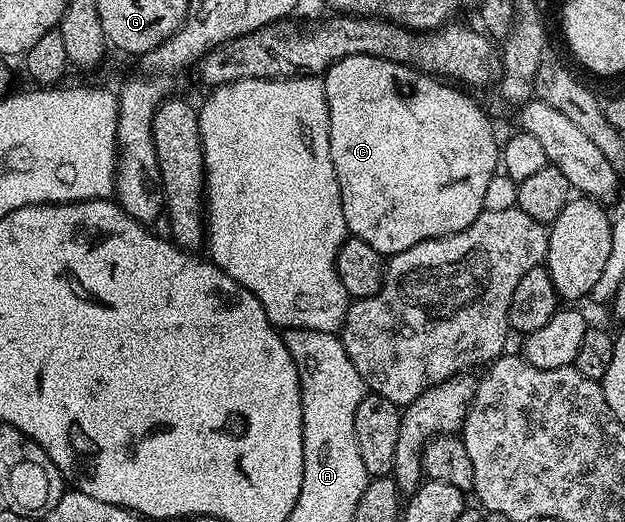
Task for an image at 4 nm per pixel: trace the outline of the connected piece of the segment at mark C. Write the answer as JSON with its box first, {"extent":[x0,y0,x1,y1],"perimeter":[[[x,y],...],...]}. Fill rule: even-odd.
{"extent":[324,55,500,258],"perimeter":[[[368,55],[345,57],[336,61],[324,73],[326,105],[330,119],[330,153],[342,195],[346,230],[350,236],[368,242],[368,246],[372,246],[372,250],[376,250],[384,258],[395,256],[397,252],[408,250],[425,240],[451,236],[464,230],[484,210],[484,189],[499,171],[500,140],[494,137],[494,128],[490,125],[489,118],[464,93],[457,92],[446,84],[450,85],[409,64],[397,64],[396,61]]]}

